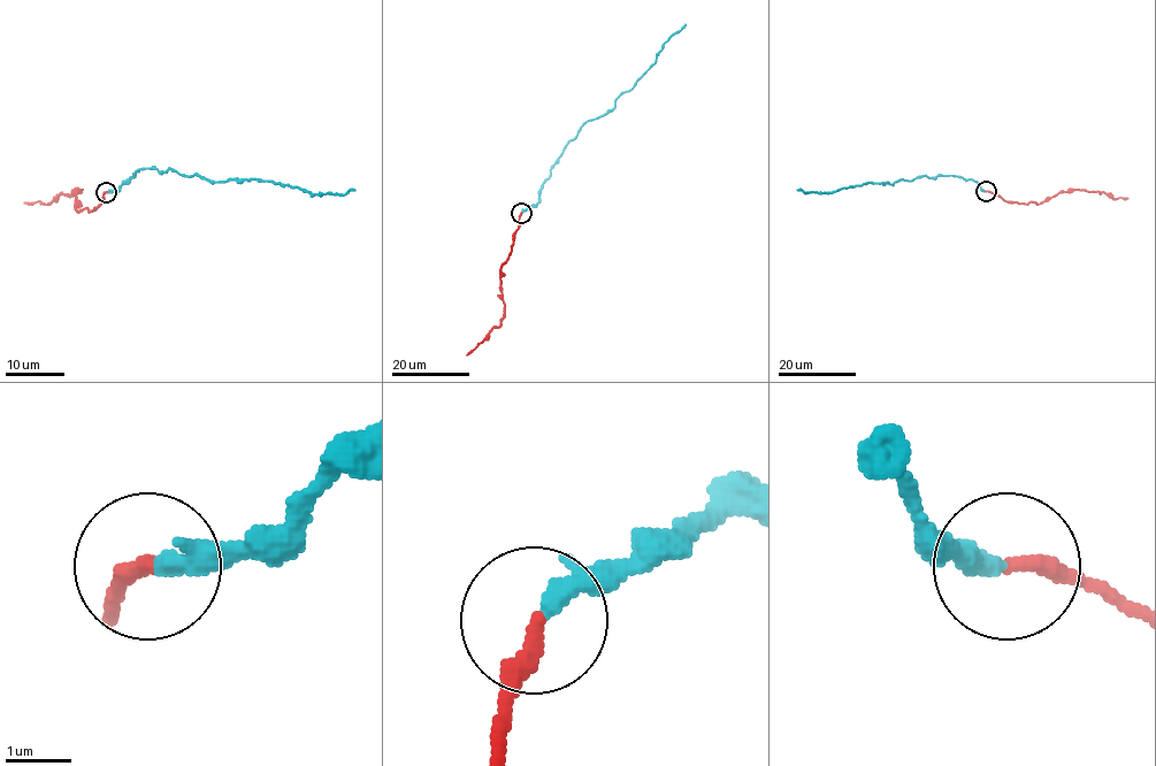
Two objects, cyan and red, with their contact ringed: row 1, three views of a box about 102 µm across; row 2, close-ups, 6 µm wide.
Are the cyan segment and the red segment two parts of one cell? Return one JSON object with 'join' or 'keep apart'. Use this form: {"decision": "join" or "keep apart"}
{"decision": "join"}

